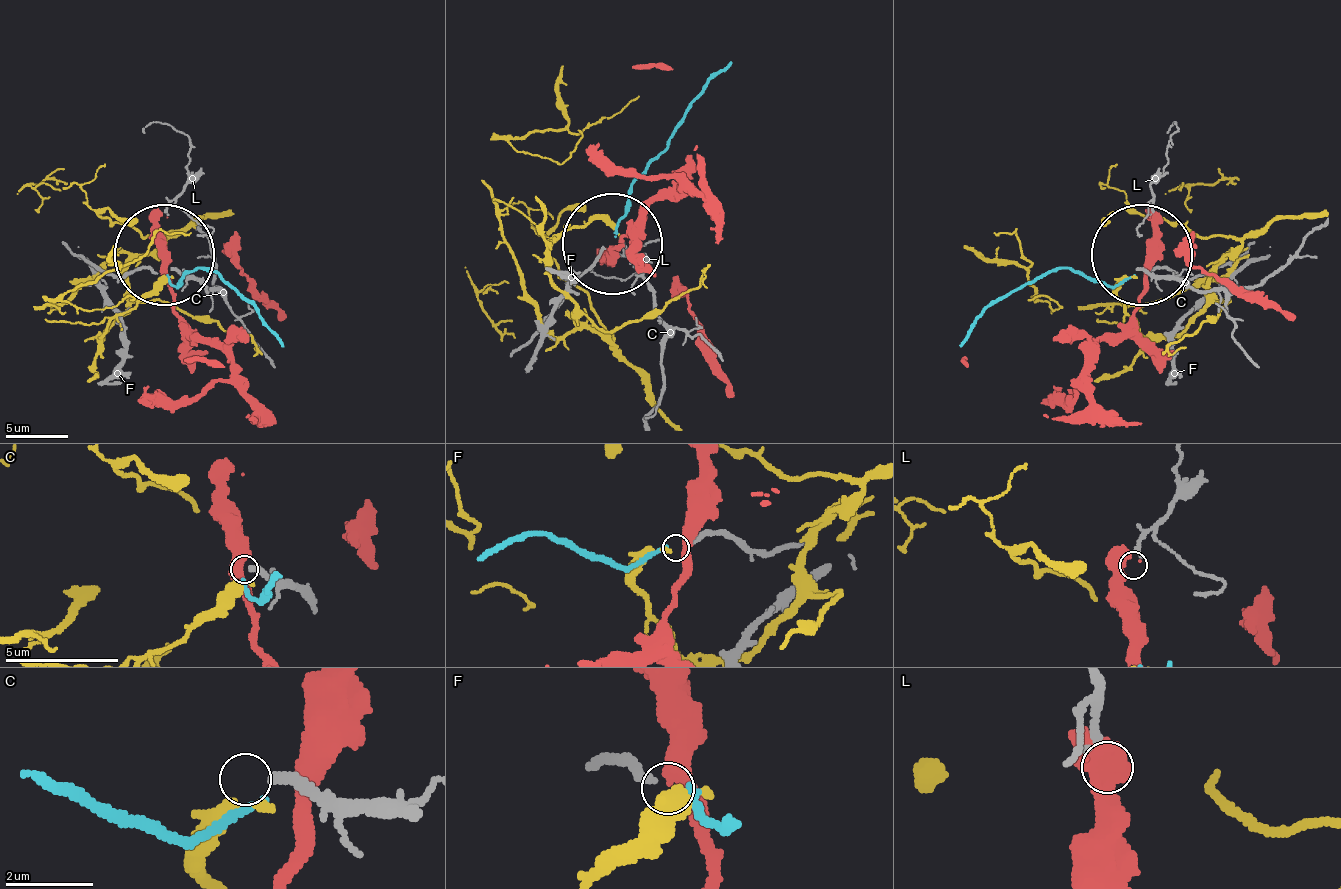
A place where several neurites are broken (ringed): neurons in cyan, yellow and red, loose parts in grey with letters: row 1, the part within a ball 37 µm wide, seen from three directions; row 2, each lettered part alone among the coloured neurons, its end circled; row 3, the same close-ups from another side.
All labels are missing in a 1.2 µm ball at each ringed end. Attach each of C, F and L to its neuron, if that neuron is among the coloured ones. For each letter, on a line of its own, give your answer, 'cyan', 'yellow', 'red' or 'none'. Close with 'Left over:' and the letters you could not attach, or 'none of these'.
C: none
F: cyan
L: none
Left over: C, L

